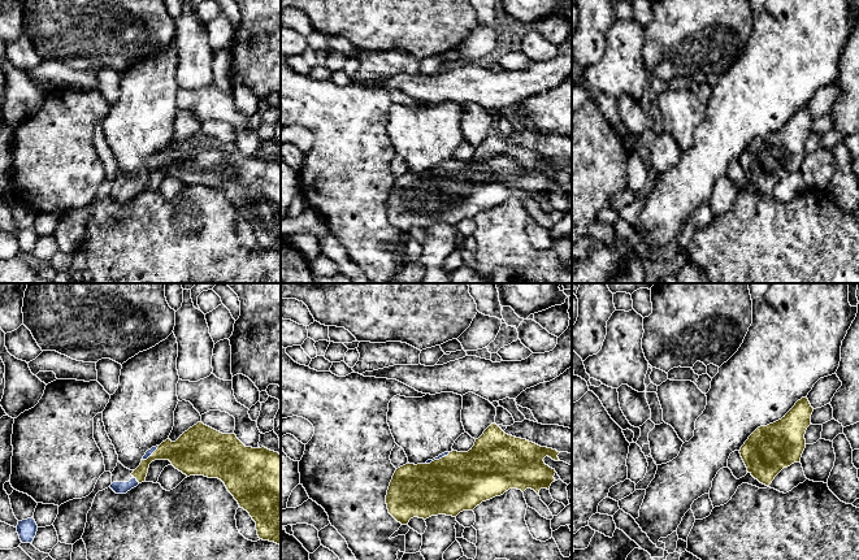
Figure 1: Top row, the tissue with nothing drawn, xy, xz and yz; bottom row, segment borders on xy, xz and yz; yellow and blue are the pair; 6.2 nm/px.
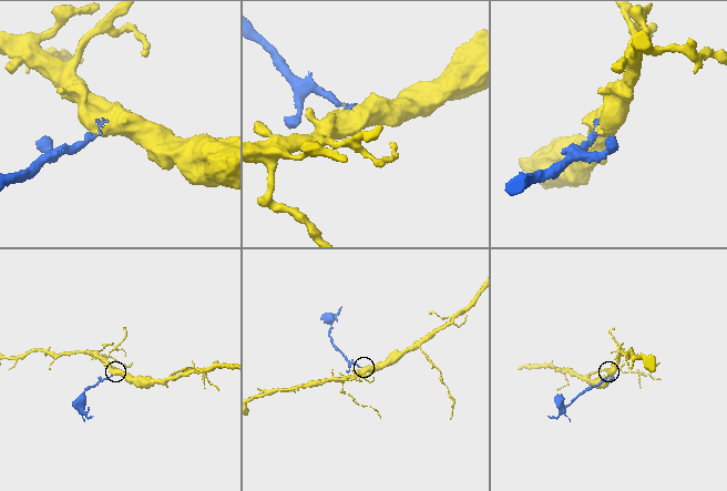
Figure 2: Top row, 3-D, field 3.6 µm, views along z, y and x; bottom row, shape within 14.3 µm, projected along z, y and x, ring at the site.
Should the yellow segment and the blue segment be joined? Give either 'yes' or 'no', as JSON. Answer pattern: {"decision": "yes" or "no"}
{"decision": "yes"}

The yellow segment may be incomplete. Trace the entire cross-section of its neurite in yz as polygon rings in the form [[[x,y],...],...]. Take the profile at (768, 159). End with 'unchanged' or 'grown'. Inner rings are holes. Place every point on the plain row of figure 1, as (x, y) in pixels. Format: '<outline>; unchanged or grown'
[[[802,107],[781,129],[758,136],[749,146],[739,162],[755,188],[769,195],[784,177],[801,172],[812,121],[808,108]]]; unchanged

